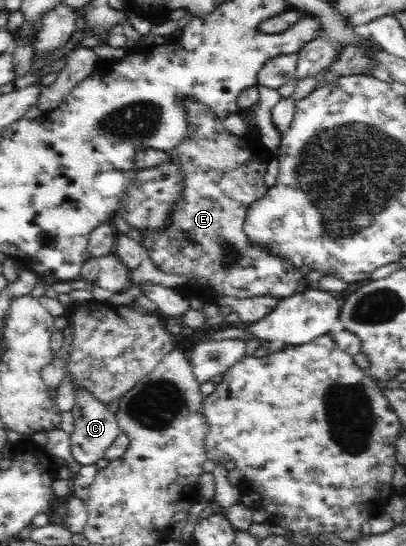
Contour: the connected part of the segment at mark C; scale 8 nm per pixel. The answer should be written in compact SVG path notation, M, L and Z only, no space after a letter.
M74 389L74 393L76 403L71 412L75 431L70 436L72 457L80 466L92 465L104 457L108 447L121 433L121 428L106 405L83 389Z

